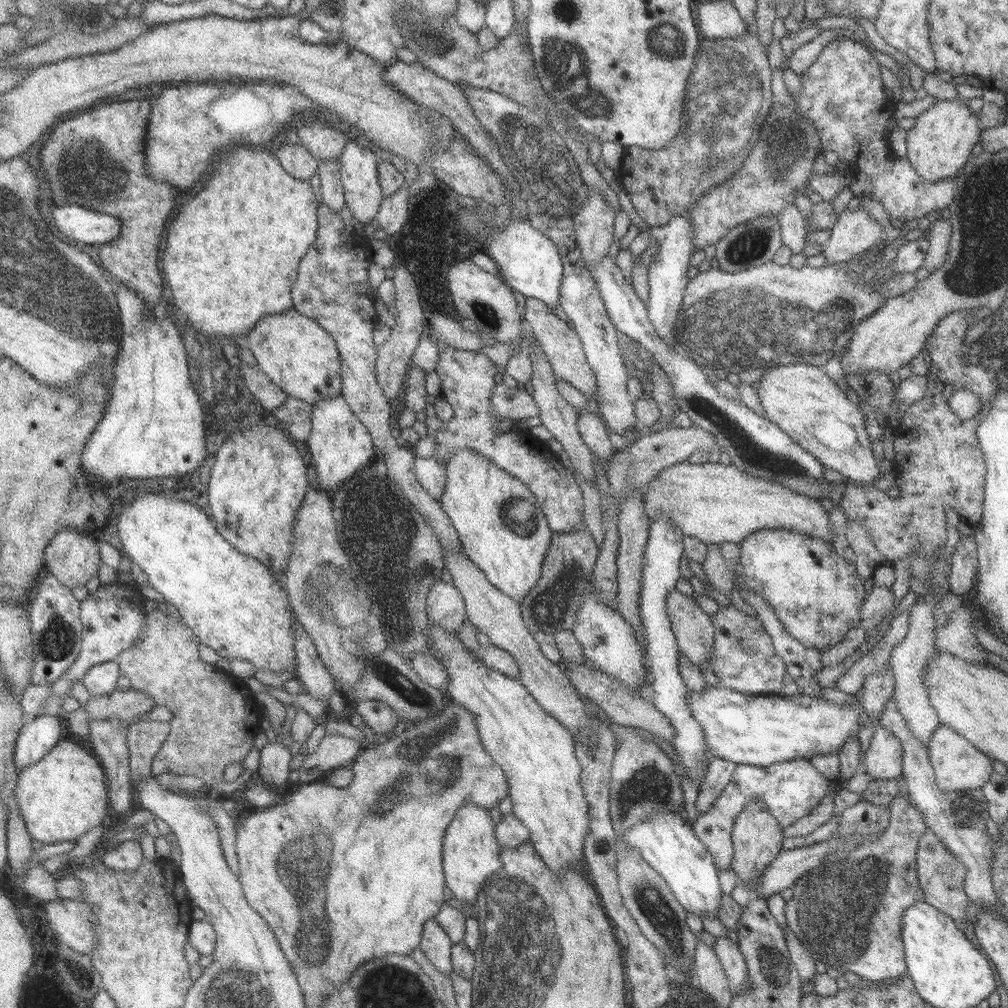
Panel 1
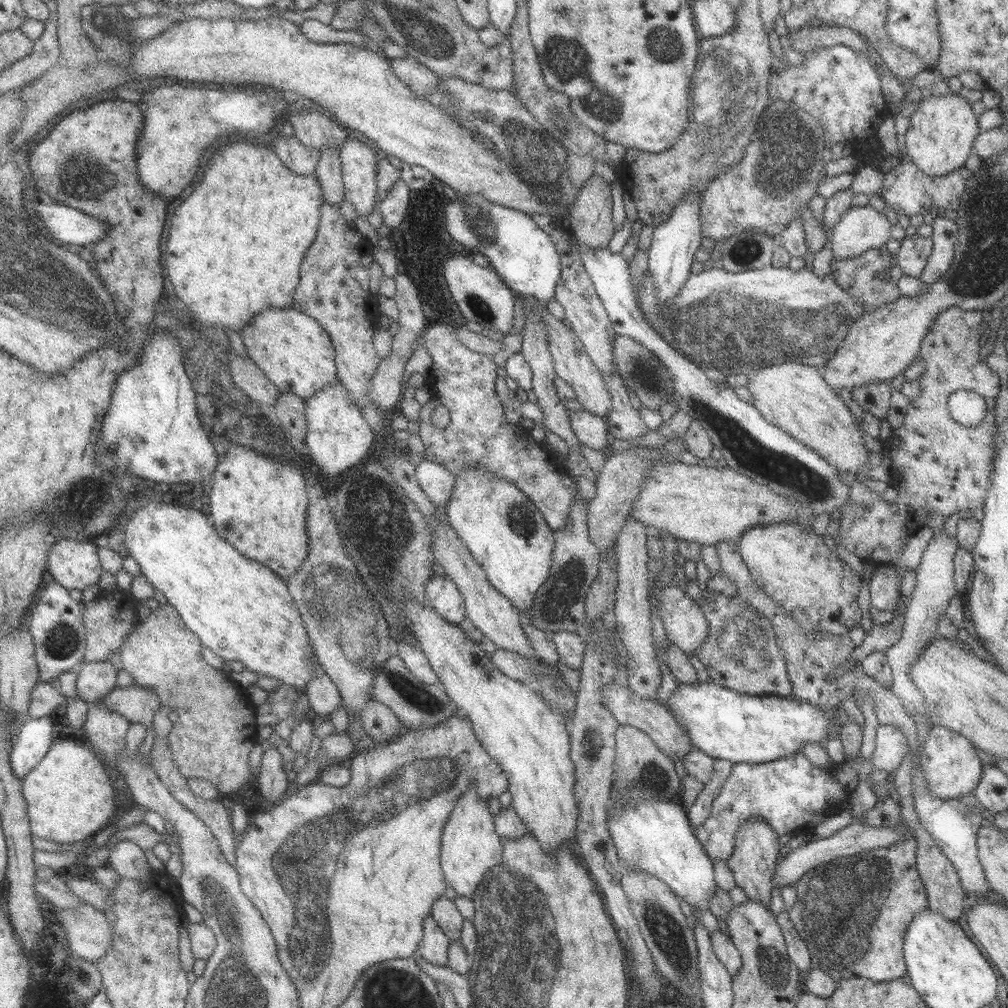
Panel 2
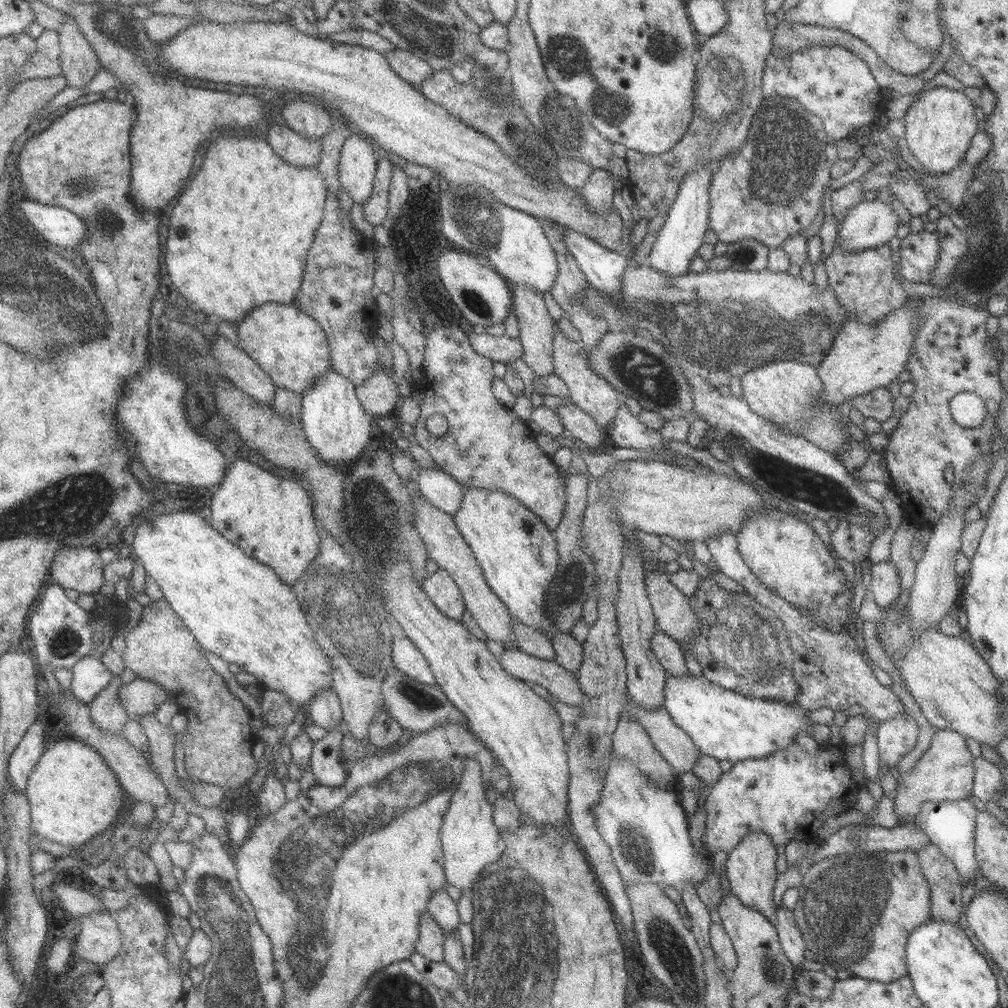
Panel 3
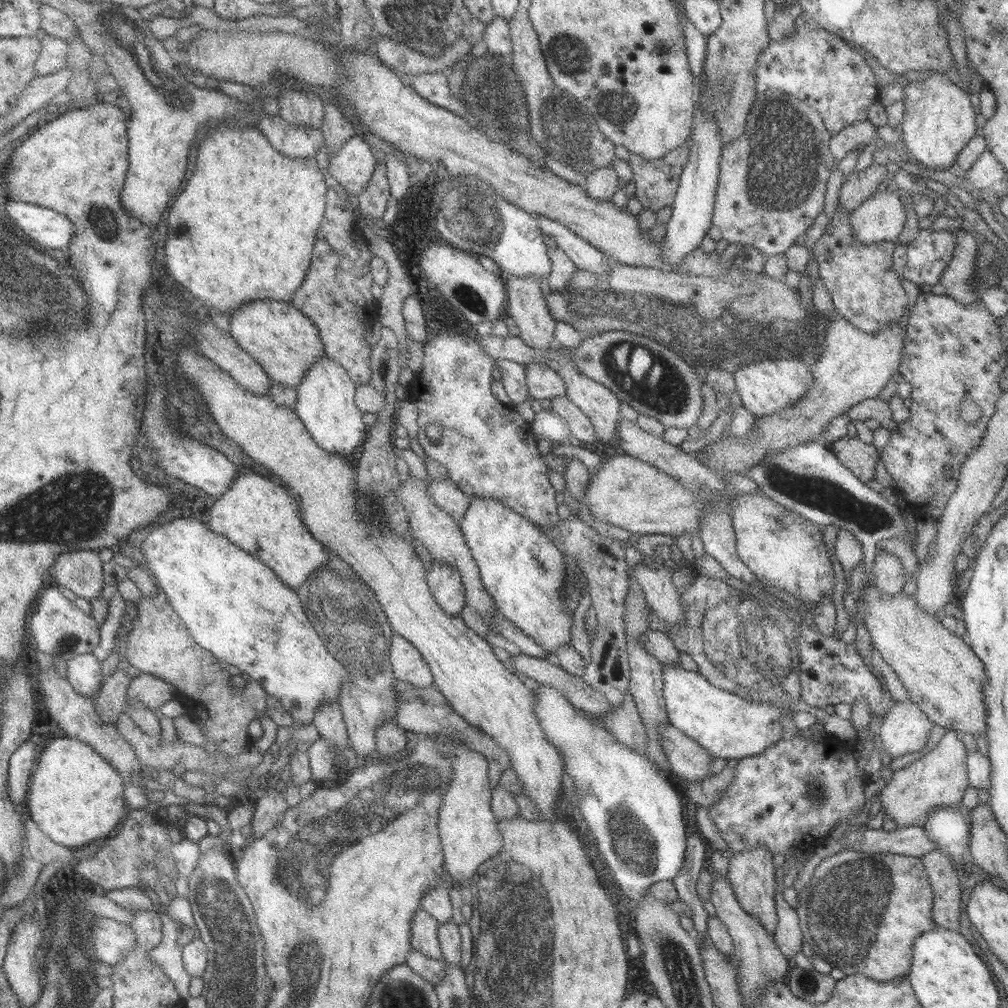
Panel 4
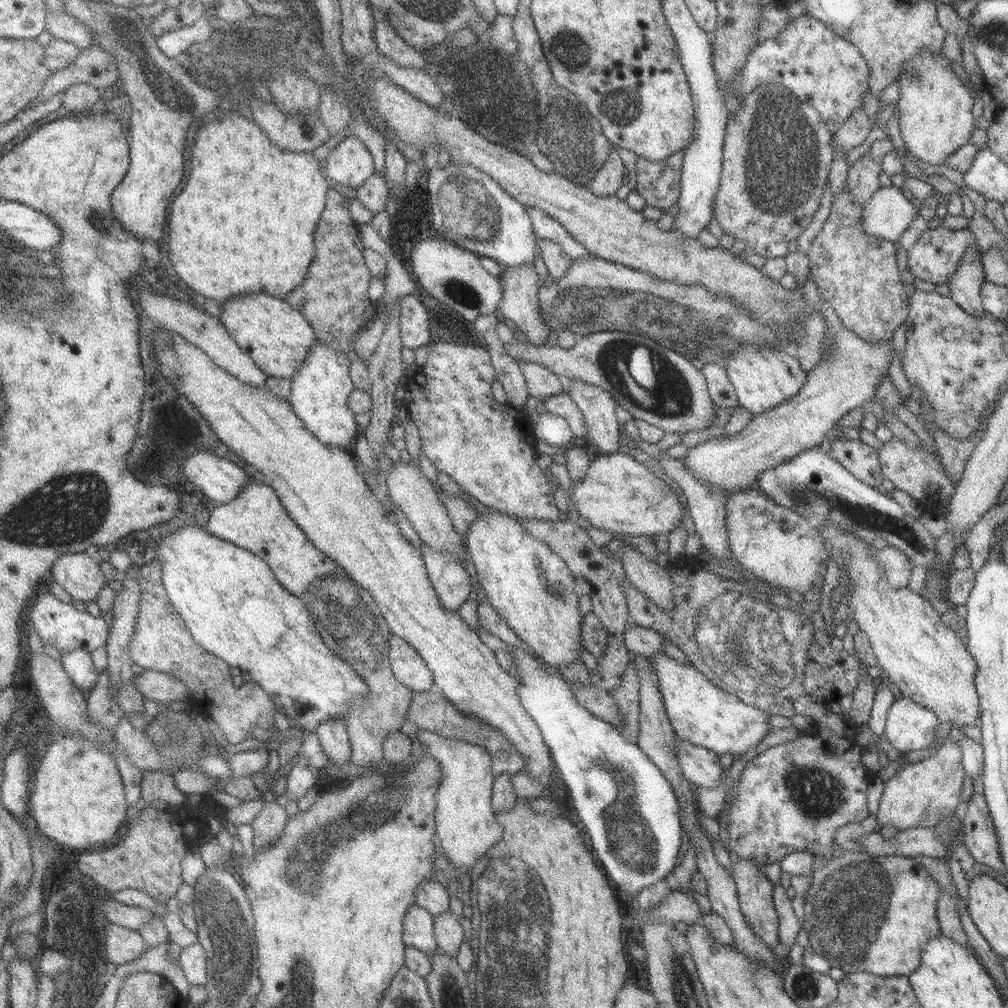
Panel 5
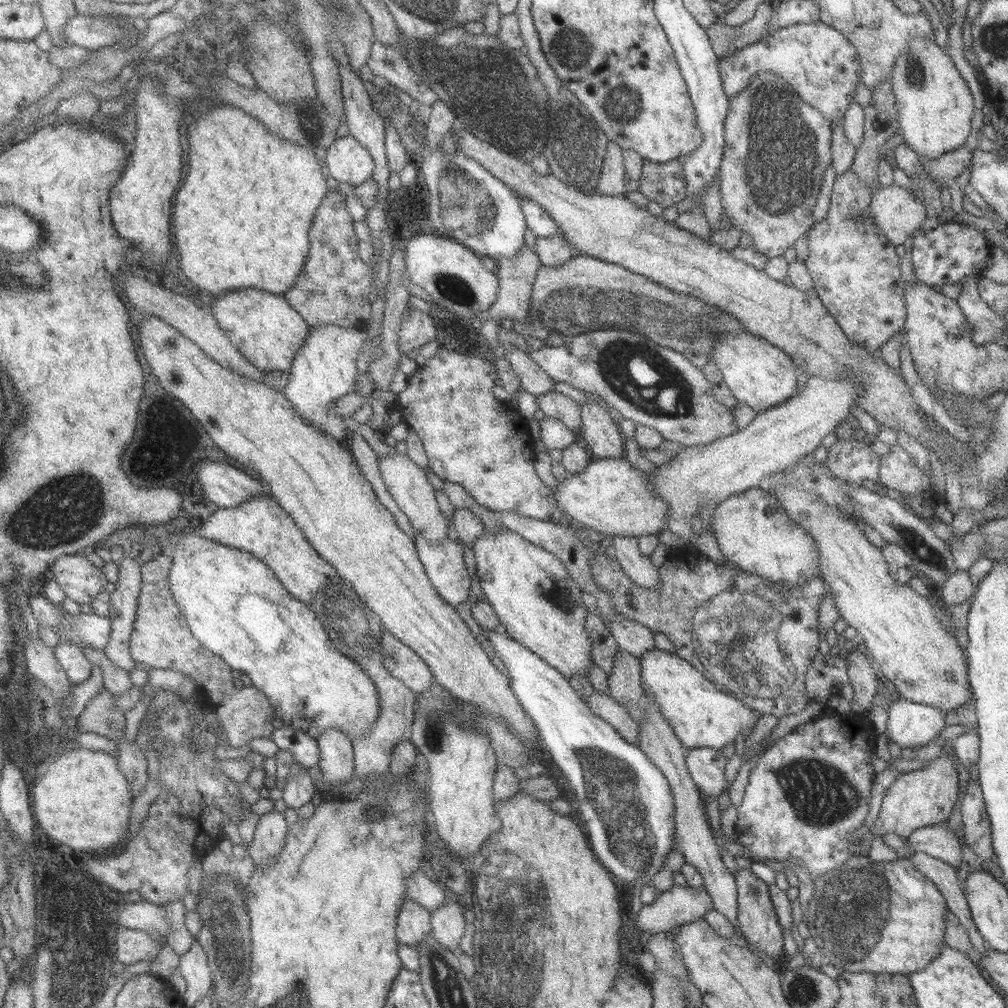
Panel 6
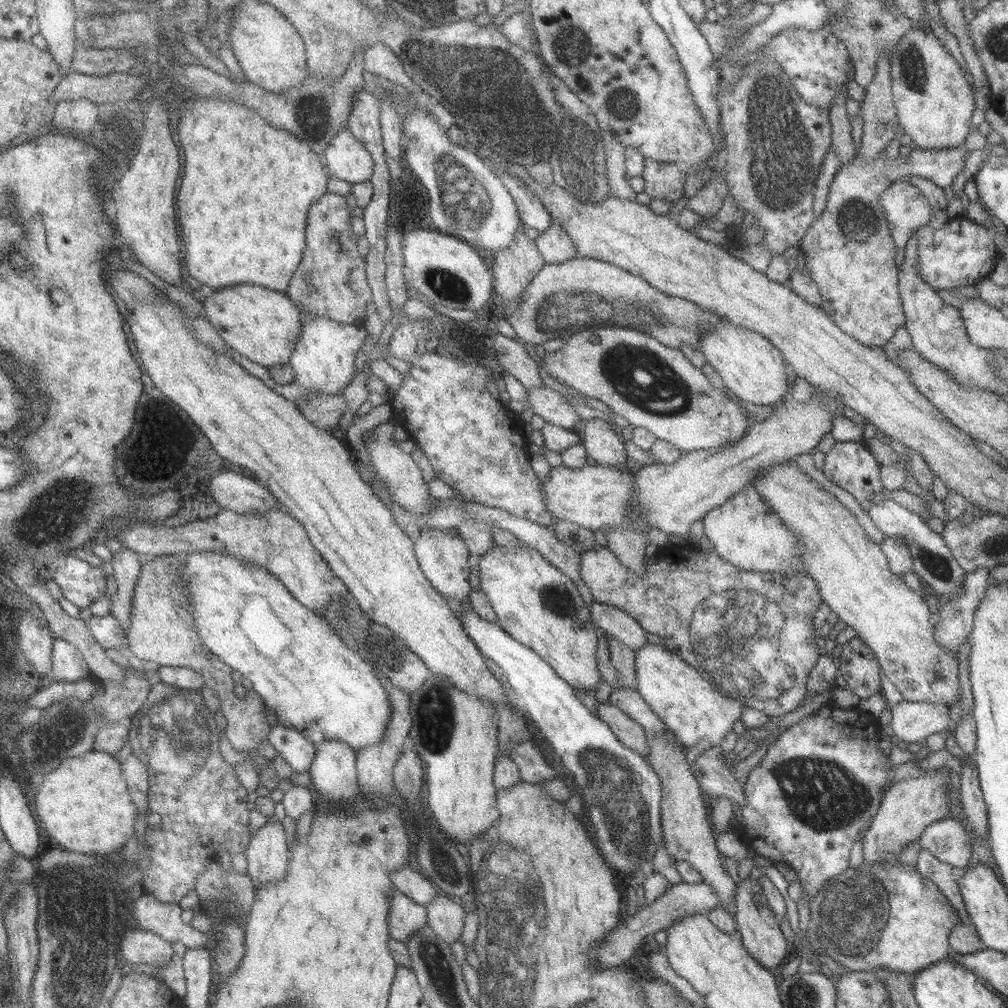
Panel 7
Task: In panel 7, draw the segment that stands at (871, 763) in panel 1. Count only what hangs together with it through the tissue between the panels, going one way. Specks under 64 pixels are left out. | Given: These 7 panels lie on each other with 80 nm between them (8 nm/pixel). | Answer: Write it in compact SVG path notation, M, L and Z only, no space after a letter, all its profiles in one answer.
M903 700L895 707L890 708L893 713L892 730L897 740L909 743L917 748L932 734L942 733L953 726L950 719L950 706L946 703L923 703Z

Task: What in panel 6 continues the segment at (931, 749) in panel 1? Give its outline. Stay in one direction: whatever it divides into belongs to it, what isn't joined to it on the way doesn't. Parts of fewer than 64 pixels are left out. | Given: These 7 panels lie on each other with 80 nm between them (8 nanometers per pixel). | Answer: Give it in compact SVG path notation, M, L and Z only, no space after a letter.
M947 752L932 760L929 766L915 772L900 773L882 800L880 814L871 828L873 836L884 837L885 834L893 832L906 839L918 828L946 822L959 801L958 781L958 766Z

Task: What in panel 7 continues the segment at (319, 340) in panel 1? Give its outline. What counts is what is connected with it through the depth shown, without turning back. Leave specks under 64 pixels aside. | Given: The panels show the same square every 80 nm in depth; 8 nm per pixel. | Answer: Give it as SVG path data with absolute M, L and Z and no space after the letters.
M260 284L228 286L214 290L214 294L206 291L208 298L203 299L204 310L230 346L269 369L291 362L300 334L304 332L304 319L299 306L287 293Z

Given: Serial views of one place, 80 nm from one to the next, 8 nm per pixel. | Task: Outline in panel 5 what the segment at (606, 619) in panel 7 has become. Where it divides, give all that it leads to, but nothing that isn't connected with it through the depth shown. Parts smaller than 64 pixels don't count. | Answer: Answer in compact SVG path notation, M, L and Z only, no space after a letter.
M632 622L626 626L623 632L625 647L632 655L652 657L658 653L664 653L662 642L664 637L655 630L638 626Z

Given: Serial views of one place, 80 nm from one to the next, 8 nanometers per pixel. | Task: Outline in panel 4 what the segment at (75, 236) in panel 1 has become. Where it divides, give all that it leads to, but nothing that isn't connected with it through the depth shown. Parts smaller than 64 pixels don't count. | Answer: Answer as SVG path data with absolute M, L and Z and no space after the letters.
M15 198L10 199L6 212L6 218L34 242L46 248L71 248L76 227L67 214Z

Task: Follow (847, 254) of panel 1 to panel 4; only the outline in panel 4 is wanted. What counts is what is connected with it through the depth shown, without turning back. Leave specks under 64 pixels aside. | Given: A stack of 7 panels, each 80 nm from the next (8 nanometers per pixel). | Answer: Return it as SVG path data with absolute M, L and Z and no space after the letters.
M878 189L851 213L855 241L865 245L880 241L894 242L900 236L904 222L906 205L897 192L885 189Z

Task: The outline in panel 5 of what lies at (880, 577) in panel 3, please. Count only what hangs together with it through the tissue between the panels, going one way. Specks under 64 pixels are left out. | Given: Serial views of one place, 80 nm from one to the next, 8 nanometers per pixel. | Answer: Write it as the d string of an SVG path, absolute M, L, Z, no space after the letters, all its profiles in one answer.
M886 545L876 551L879 563L884 567L889 583L894 588L904 588L910 582L913 564L906 553L899 548Z

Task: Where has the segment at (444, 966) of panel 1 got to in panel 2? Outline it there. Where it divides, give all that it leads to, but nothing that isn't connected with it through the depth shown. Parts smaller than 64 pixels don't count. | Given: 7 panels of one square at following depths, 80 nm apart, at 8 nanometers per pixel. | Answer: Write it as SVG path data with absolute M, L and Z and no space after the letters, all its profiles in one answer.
M430 914L424 918L423 937L417 954L429 963L446 966L448 964L448 945L451 940L444 934L435 918Z

